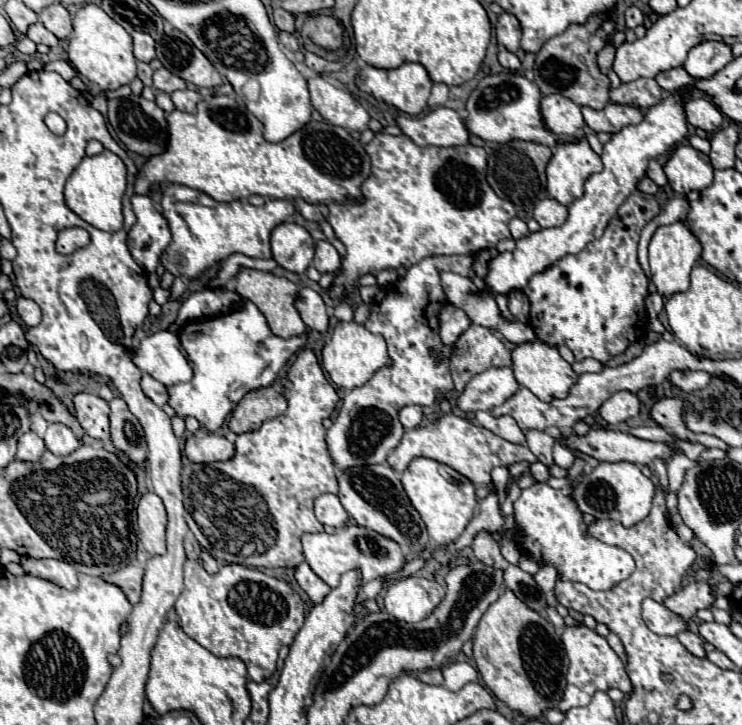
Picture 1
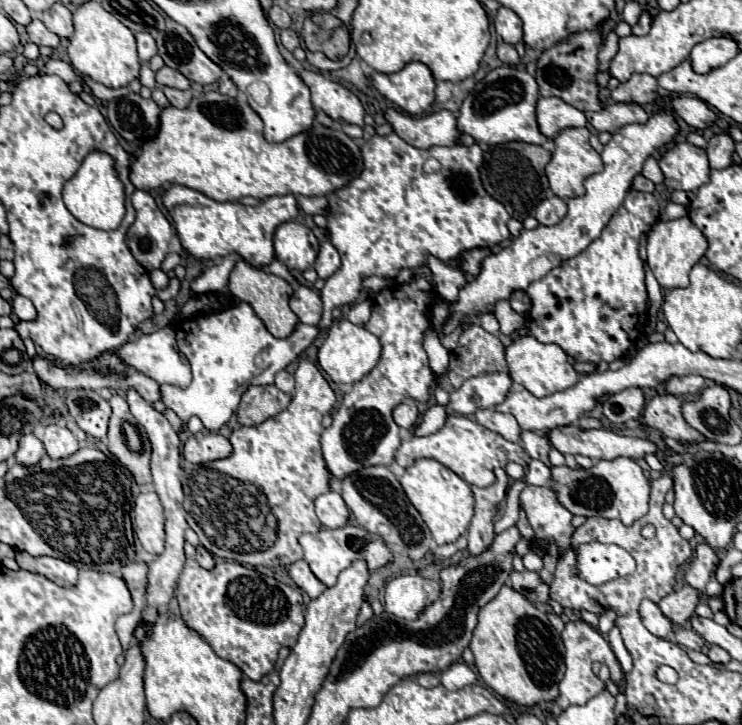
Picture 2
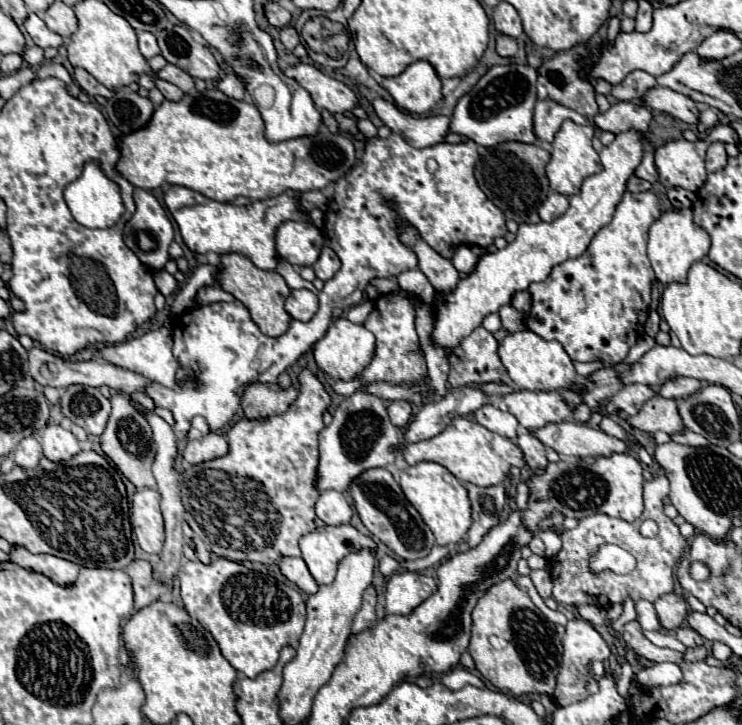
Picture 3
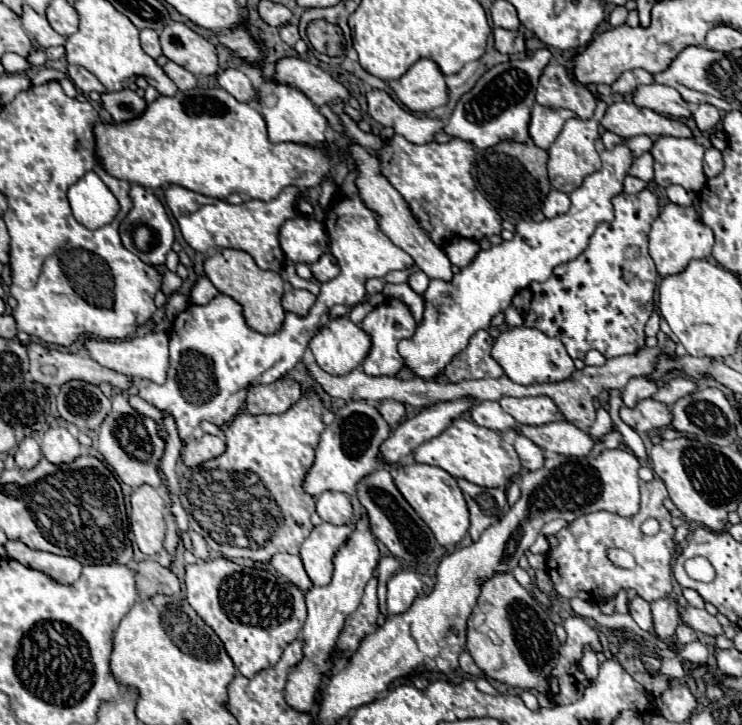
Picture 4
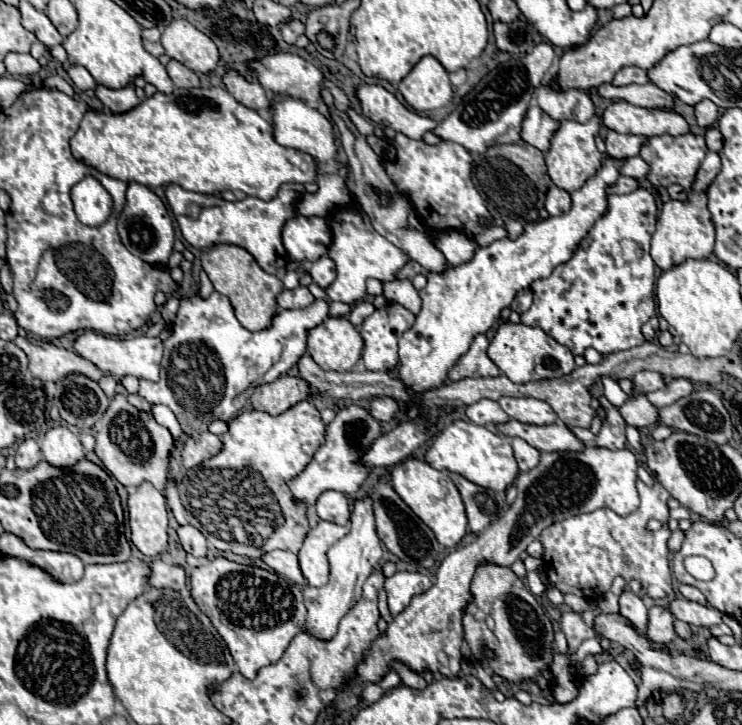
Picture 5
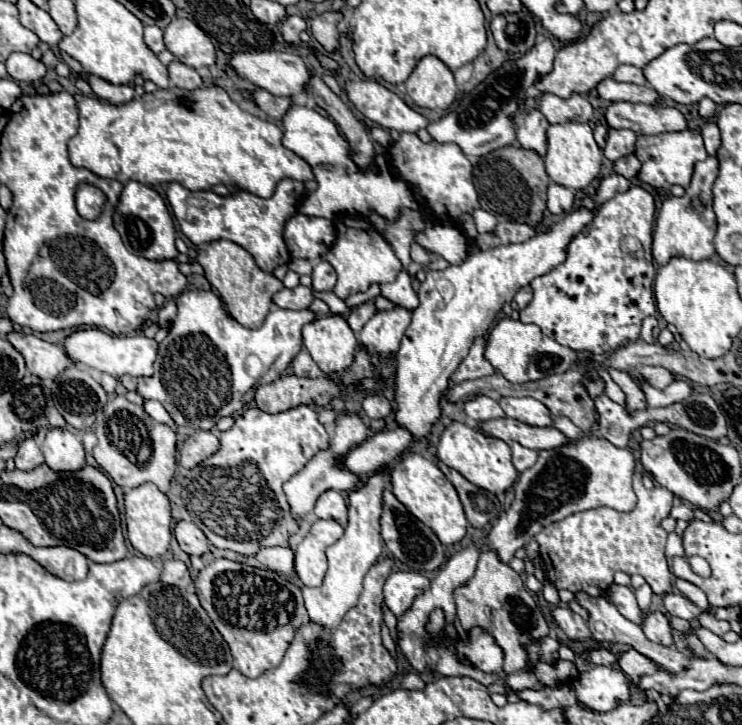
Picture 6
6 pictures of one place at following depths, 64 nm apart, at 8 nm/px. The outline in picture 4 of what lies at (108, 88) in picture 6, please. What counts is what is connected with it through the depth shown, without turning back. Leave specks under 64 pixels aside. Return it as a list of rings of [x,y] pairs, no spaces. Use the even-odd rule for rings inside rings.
[[[124,88],[118,92],[104,92],[102,96],[102,106],[108,110],[114,122],[124,122],[140,116],[146,108],[144,98],[140,98],[134,90]]]

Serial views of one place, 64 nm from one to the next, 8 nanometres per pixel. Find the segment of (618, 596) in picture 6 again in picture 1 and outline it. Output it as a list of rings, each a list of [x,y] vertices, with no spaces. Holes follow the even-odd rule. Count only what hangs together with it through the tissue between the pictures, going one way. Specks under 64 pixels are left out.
[[[650,598],[642,602],[642,618],[646,626],[660,636],[676,636],[678,632],[686,630],[686,622],[680,616],[676,616],[674,612],[664,608],[660,602]]]

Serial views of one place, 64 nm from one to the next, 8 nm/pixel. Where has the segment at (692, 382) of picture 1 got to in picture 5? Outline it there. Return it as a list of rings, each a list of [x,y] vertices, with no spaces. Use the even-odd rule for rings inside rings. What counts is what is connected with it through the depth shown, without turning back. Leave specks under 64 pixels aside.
[[[674,378],[670,380],[662,390],[654,390],[654,392],[648,392],[648,400],[652,402],[652,406],[656,408],[662,408],[662,406],[670,406],[674,404],[676,400],[688,396],[692,392],[692,382],[686,380],[686,378]]]

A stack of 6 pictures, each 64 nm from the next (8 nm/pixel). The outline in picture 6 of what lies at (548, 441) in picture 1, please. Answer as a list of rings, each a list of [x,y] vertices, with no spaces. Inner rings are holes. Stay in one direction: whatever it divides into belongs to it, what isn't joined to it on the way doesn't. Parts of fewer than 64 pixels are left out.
[[[510,442],[510,448],[512,448],[512,464],[514,464],[514,468],[518,472],[524,472],[526,468],[530,468],[536,462],[536,458],[538,458],[536,450],[524,448],[518,442]]]

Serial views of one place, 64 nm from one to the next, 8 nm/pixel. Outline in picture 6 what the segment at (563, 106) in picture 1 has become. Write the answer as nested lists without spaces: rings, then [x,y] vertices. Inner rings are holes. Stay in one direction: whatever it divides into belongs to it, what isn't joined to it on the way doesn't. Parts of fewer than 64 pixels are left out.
[[[532,110],[528,114],[522,114],[518,124],[516,124],[516,140],[522,148],[534,150],[540,156],[546,154],[546,128],[548,120],[538,112]]]

